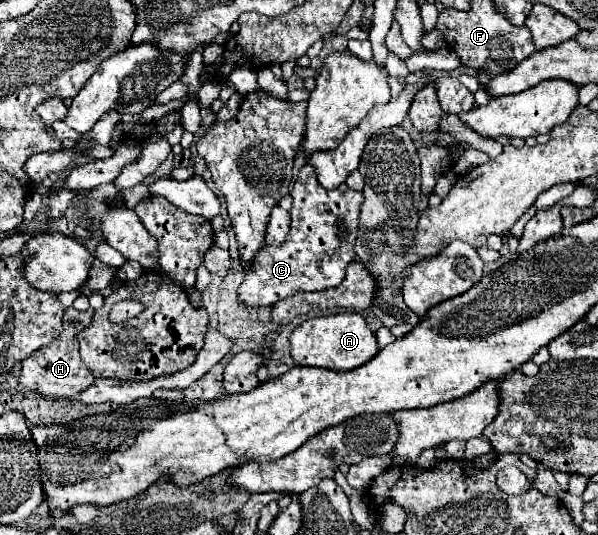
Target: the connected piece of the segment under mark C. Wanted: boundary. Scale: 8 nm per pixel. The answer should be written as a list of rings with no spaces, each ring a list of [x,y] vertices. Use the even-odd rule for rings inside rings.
[[[305,164],[299,172],[299,178],[291,190],[293,208],[291,208],[291,232],[283,246],[265,246],[259,250],[253,268],[245,274],[239,286],[239,304],[245,308],[273,306],[279,300],[285,300],[297,292],[317,292],[335,288],[343,282],[349,262],[355,258],[353,246],[357,238],[359,208],[363,202],[363,192],[351,190],[347,184],[339,188],[325,190],[317,182],[317,174],[311,164]],[[343,220],[347,228],[347,240],[337,238],[337,222]]]

